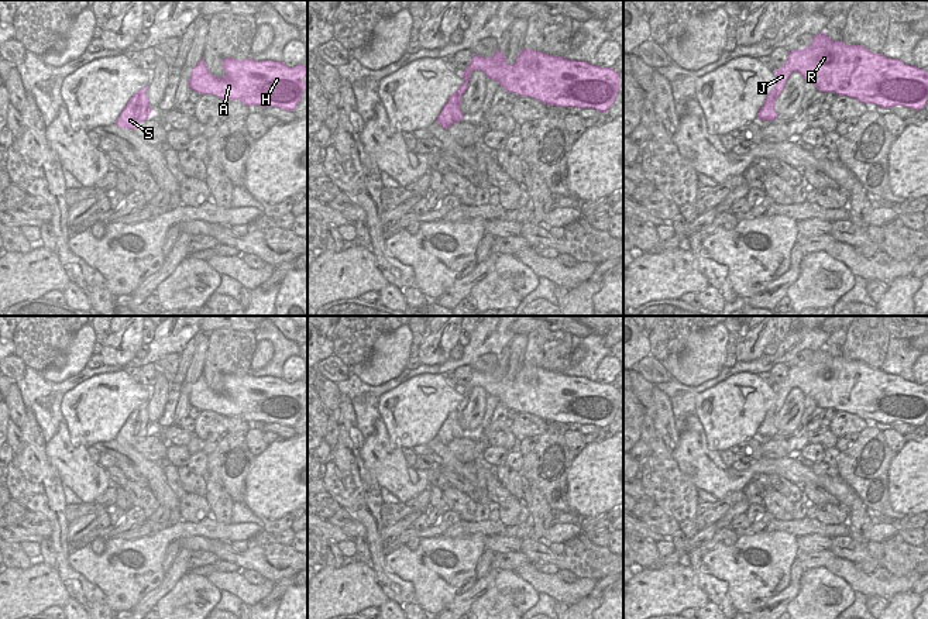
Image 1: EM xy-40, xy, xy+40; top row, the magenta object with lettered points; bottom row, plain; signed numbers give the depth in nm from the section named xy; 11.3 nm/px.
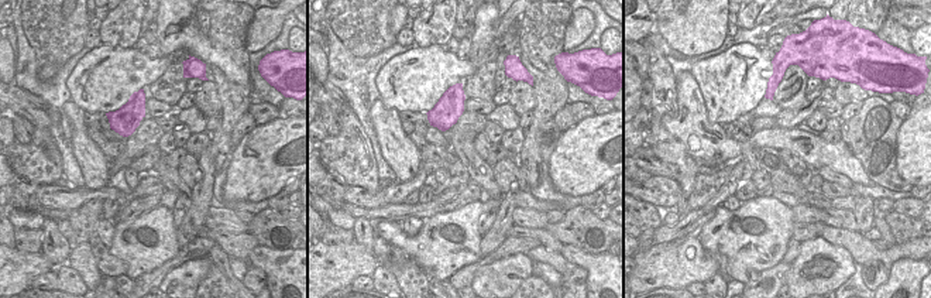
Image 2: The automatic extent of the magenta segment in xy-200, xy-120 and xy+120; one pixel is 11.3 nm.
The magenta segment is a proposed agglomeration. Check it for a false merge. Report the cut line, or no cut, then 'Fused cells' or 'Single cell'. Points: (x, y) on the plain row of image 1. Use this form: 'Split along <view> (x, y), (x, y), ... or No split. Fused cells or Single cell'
Split along xy (457, 405), (457, 415). Fused cells

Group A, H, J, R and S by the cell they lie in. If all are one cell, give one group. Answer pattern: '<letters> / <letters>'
A H J R / S

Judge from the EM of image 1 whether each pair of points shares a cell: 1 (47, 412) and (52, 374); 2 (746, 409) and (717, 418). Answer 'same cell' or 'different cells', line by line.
1: different cells
2: same cell

